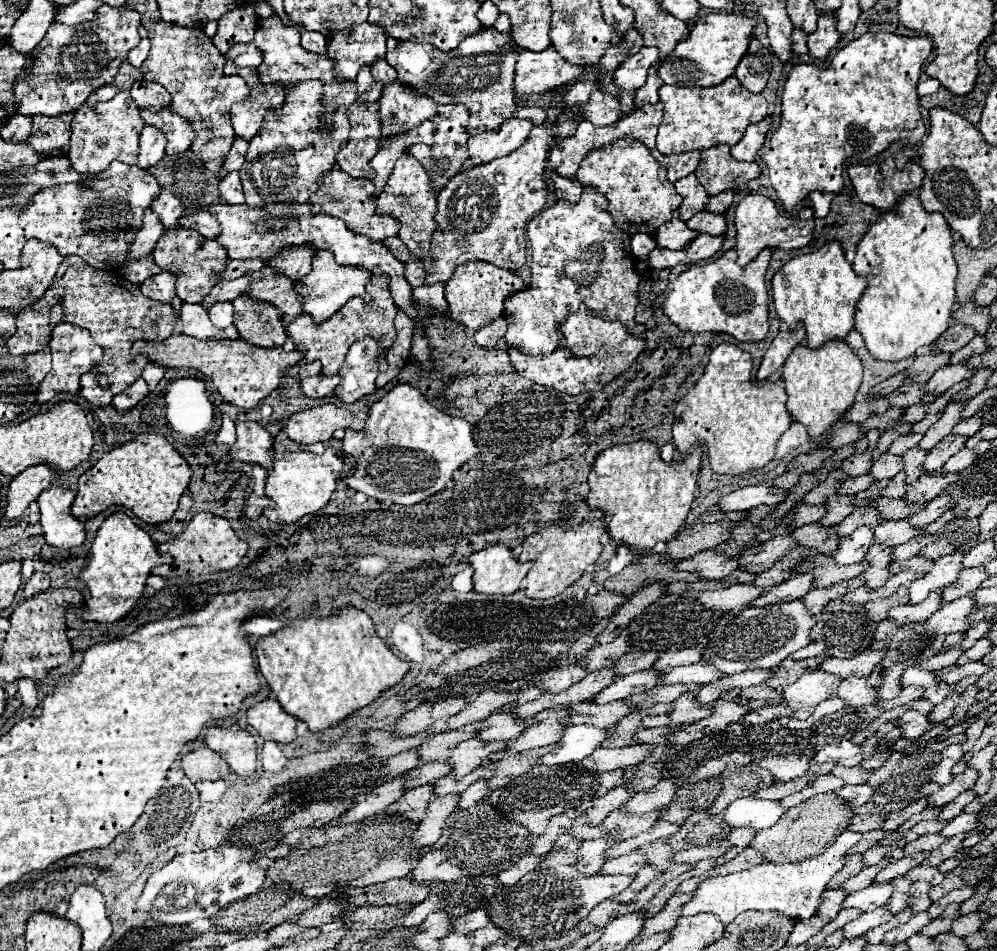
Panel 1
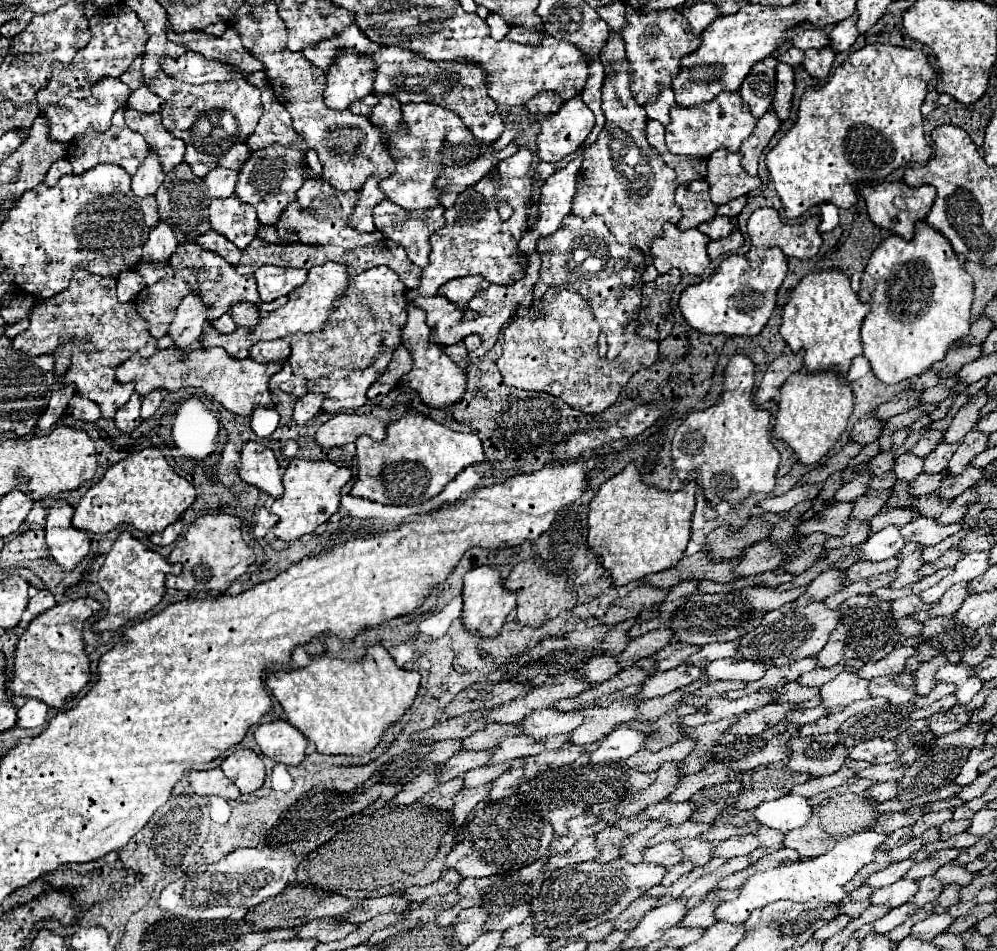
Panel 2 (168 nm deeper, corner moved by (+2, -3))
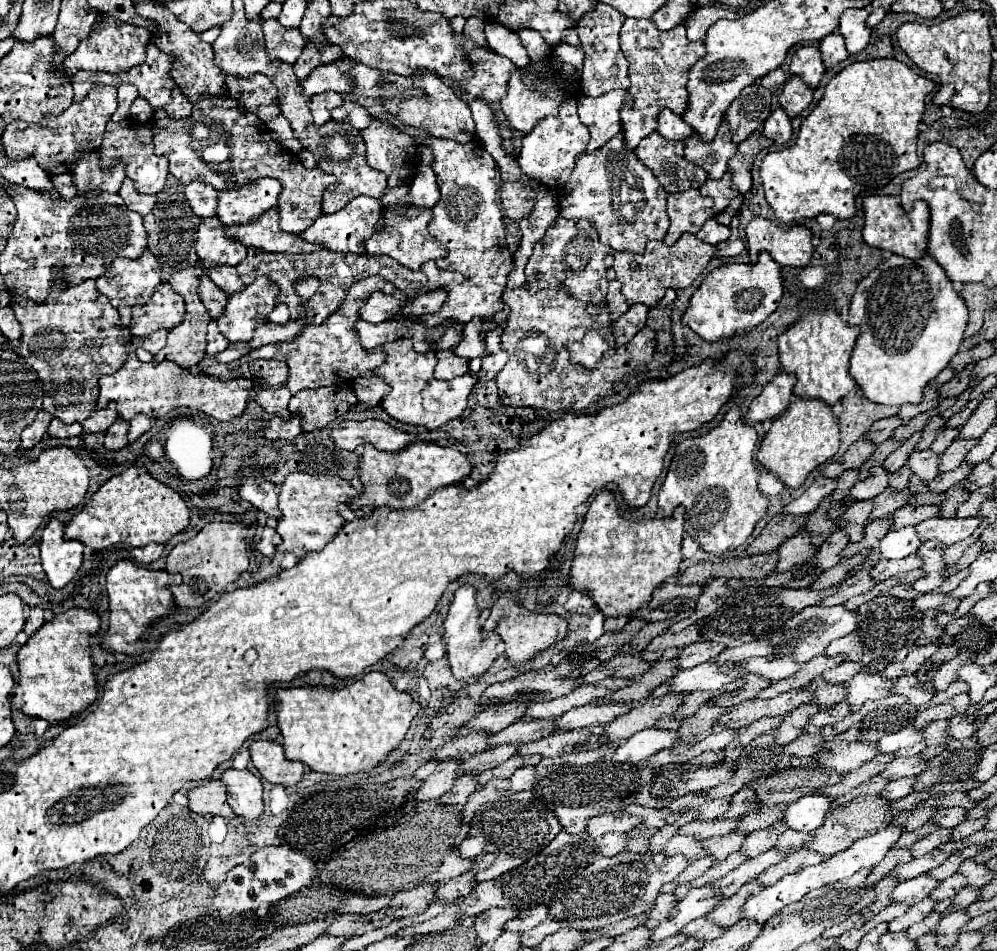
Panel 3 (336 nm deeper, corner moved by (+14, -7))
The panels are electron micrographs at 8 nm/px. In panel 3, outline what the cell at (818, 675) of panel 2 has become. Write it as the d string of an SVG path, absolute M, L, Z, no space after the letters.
M846 661L834 669L830 669L828 673L824 673L824 677L830 681L830 683L846 683L850 681L854 675L862 673L866 669L866 665L860 665L860 663L854 663L854 661Z

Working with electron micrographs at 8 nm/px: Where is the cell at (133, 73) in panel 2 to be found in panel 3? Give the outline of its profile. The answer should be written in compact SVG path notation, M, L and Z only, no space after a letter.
M120 85L118 87L118 109L112 115L112 121L122 121L126 117L130 117L130 107L134 103L134 99L138 97L136 87L132 85Z

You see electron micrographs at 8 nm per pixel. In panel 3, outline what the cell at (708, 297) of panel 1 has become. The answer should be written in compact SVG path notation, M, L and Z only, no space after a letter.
M760 253L758 263L724 265L718 269L718 283L702 285L690 299L690 307L684 313L684 323L706 341L720 341L752 331L770 313L776 311L782 299L782 273L780 265L770 255Z

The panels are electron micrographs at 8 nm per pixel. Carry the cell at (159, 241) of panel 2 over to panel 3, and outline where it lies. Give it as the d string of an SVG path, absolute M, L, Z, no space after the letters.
M146 249L140 259L119 258L113 261L104 275L98 277L96 289L110 301L122 301L130 307L150 299L150 293L160 285L158 259Z

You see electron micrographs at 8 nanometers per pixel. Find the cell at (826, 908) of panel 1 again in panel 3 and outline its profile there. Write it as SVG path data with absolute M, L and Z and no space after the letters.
M884 877L880 883L876 883L874 889L876 889L878 899L876 899L876 903L872 903L870 907L862 909L862 917L864 917L864 919L872 919L876 913L880 913L884 907L888 907L888 905L890 905L890 891L892 891L900 881L902 881L902 879L896 879L896 877Z

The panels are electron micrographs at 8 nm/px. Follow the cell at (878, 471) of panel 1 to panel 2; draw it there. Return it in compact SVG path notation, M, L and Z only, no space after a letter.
M910 453L898 455L892 471L896 473L896 479L912 481L916 475L922 473L922 457L916 457L916 455L910 455Z

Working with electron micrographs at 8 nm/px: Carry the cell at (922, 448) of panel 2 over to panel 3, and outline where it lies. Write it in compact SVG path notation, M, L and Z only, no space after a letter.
M942 429L930 449L932 449L934 453L944 453L944 451L952 445L954 439L958 439L958 429Z

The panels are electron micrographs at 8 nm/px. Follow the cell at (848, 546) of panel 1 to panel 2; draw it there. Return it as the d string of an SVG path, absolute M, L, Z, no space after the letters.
M896 525L884 527L878 533L872 533L862 545L860 545L860 559L862 561L882 561L894 557L902 547L904 539L900 537L900 531Z

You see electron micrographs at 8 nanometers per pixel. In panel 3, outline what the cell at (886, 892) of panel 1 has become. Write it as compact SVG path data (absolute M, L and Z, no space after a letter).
M920 875L914 879L908 879L904 883L900 883L894 891L892 891L892 901L896 903L906 903L906 905L916 905L918 901L922 901L924 897L928 897L940 883L930 877L930 875Z

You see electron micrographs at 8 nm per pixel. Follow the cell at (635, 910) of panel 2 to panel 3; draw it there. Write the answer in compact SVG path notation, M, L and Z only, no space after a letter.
M660 895L658 901L656 901L656 905L652 907L652 911L648 913L648 921L644 925L648 929L658 927L670 915L670 911L676 907L676 903L678 903L678 897L676 895Z

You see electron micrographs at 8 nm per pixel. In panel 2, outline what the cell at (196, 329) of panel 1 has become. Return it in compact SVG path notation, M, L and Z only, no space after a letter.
M324 263L324 265L318 265L318 267L312 267L308 271L308 279L304 285L296 287L290 295L288 295L288 303L284 307L280 307L278 311L272 311L272 313L264 313L262 317L262 323L252 329L252 331L246 331L246 329L236 329L232 331L230 335L222 335L218 331L214 331L214 327L210 323L204 323L204 329L202 329L202 345L204 347L224 347L232 357L236 357L236 353L240 349L248 349L252 347L254 343L258 341L272 341L272 339L280 339L280 337L286 337L288 333L316 333L316 331L322 331L322 327L326 325L326 319L330 317L330 311L334 311L334 301L338 297L342 297L342 291L346 291L348 287L348 281L350 281L350 275L346 273L346 267L342 267L340 263Z

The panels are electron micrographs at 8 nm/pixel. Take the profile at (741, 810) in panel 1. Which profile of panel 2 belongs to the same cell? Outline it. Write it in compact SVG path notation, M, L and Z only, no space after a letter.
M786 795L776 801L764 801L752 809L752 817L758 825L778 829L782 833L802 827L812 813L808 799L798 795Z

